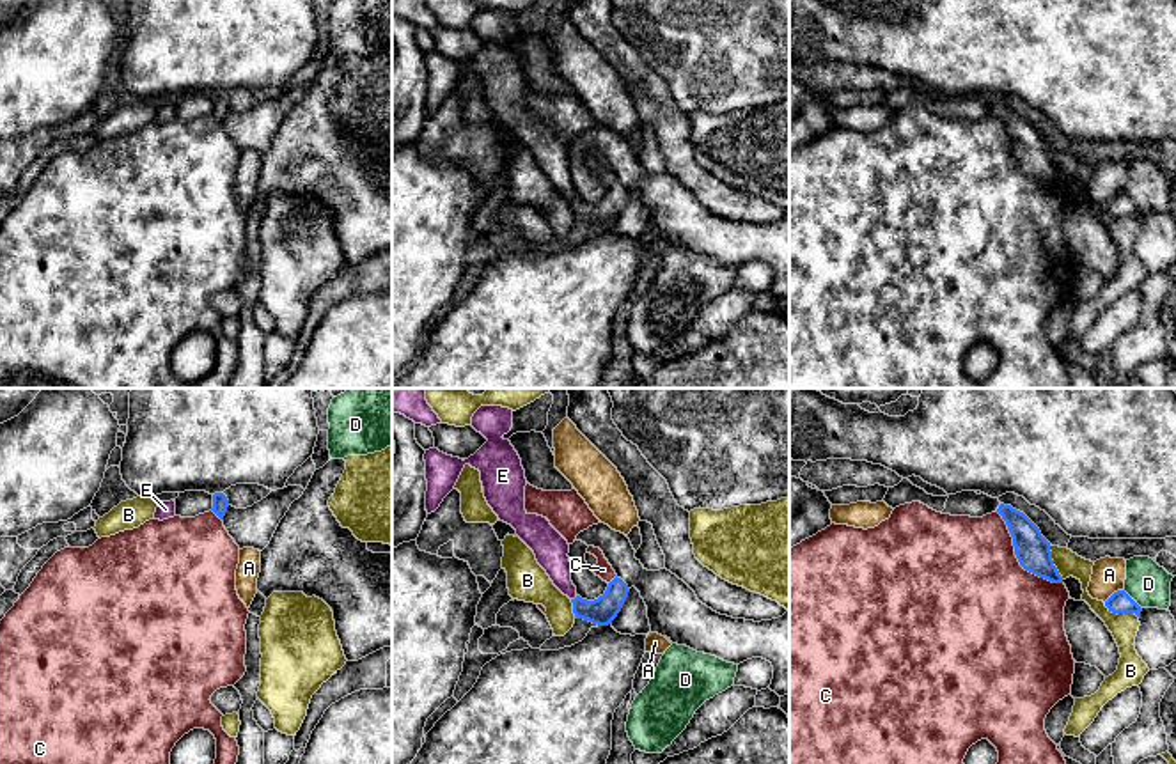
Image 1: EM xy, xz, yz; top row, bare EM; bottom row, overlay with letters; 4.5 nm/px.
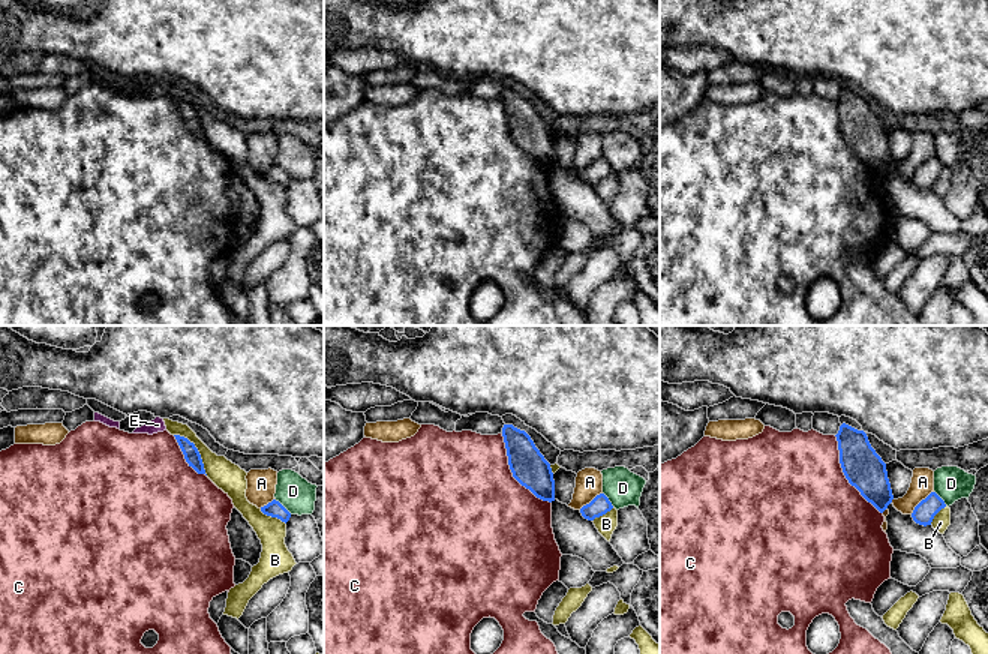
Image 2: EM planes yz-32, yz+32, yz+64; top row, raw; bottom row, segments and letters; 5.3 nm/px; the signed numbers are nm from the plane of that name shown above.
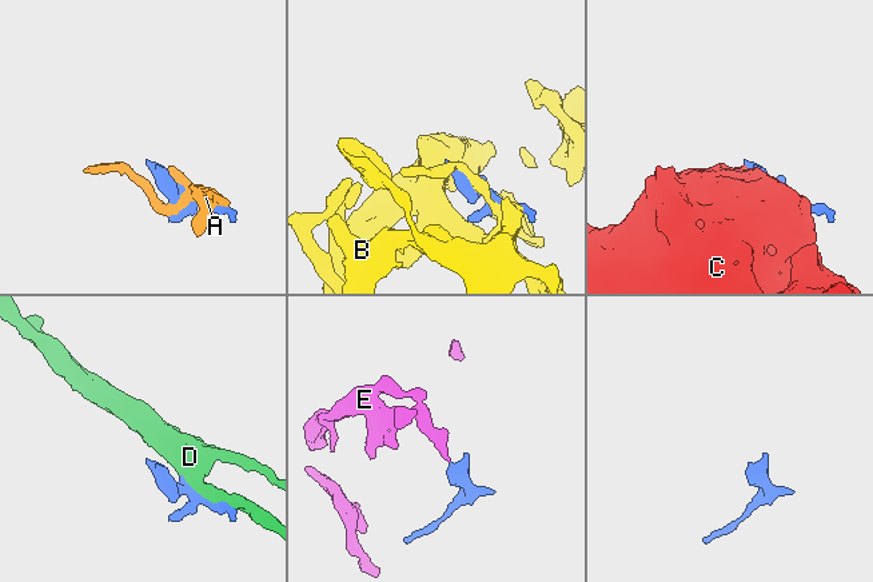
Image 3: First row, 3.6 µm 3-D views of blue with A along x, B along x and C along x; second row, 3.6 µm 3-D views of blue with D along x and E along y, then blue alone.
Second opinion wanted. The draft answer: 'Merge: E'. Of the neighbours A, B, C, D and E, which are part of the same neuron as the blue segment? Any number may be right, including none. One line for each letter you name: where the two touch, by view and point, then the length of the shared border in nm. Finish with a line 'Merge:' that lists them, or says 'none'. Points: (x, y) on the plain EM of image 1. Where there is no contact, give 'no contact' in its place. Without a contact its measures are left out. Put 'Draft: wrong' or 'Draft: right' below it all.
E: xz (575, 201) | 40 nm
Merge: E
Draft: right

